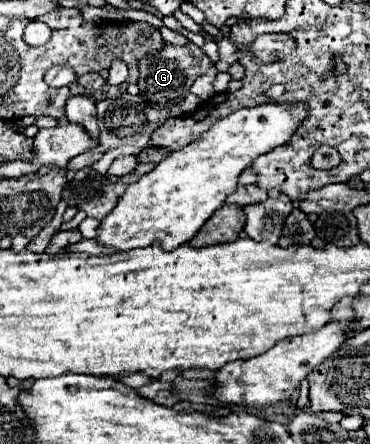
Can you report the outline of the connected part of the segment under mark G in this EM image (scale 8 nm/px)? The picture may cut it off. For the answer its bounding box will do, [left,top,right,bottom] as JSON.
[138,42,212,110]

